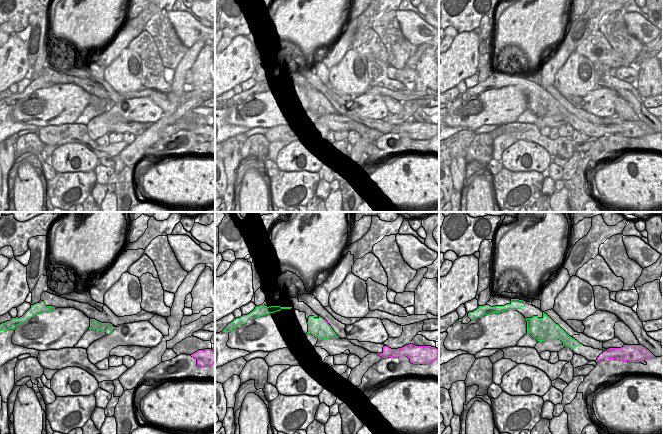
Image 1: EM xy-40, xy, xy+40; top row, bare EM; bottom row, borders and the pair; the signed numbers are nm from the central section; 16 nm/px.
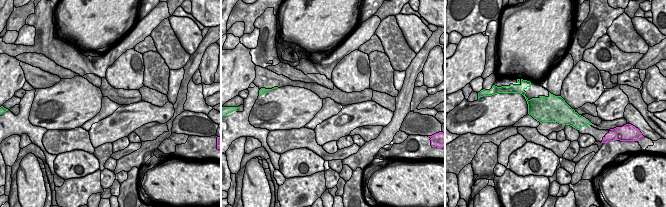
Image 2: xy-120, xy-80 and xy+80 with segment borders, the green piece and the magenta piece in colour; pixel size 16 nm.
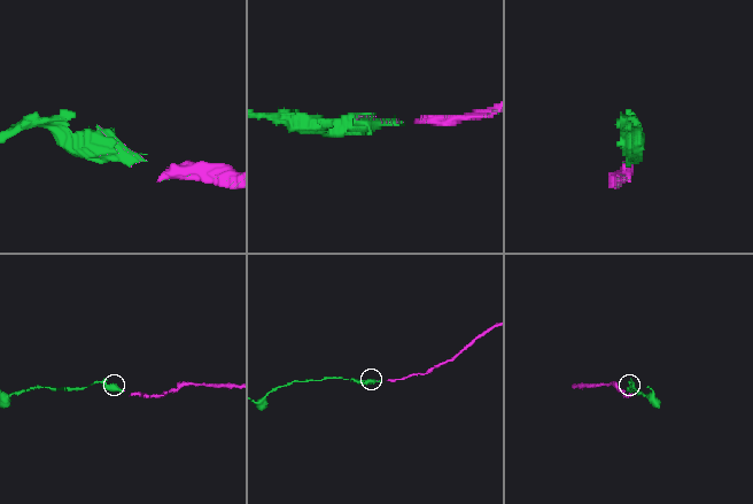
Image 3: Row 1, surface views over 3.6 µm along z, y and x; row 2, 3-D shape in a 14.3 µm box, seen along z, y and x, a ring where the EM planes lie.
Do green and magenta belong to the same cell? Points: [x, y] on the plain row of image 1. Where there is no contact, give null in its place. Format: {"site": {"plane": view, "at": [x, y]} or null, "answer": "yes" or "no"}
{"site": {"plane": "xy", "at": [325, 97]}, "answer": "yes"}

